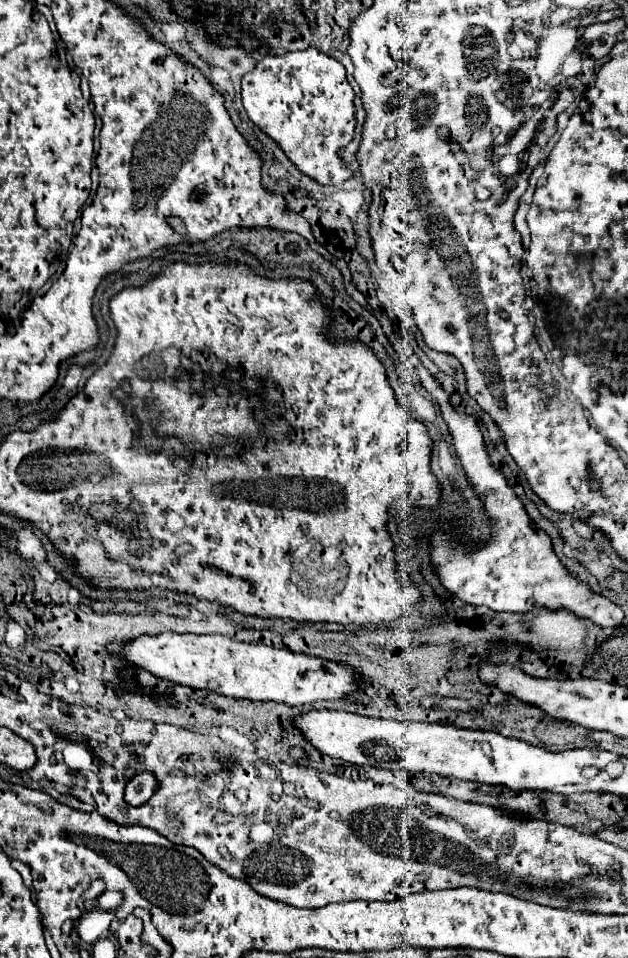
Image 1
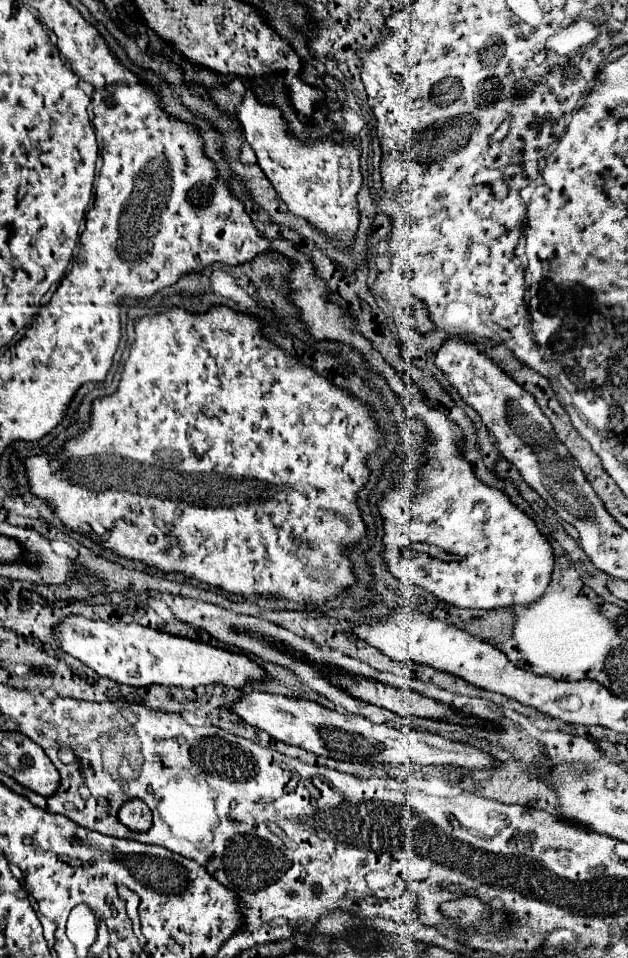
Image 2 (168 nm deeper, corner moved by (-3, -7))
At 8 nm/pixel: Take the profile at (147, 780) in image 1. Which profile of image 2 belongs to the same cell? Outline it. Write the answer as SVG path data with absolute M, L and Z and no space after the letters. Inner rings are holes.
M128 800L118 810L118 820L134 832L146 832L152 828L152 812L142 800Z

